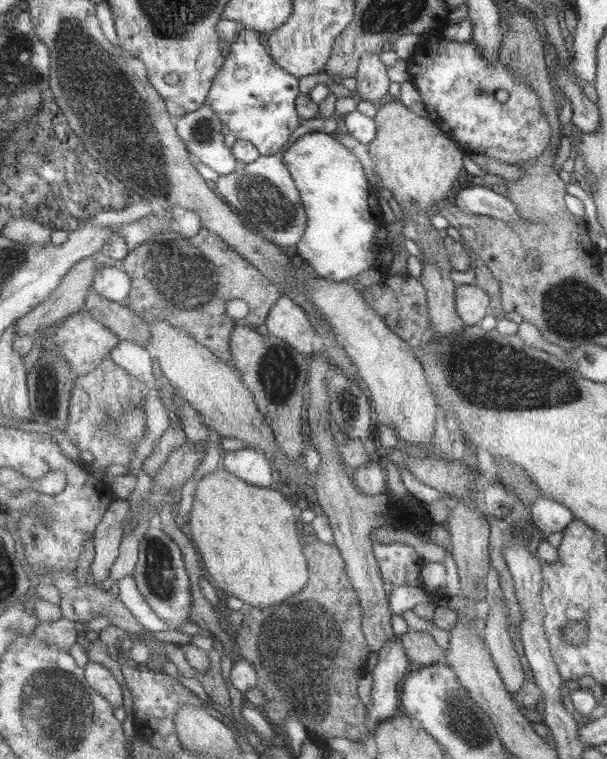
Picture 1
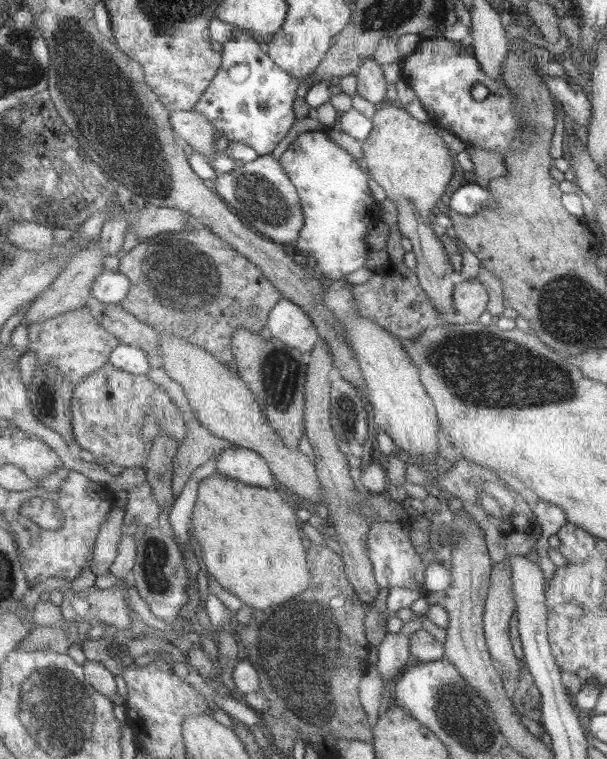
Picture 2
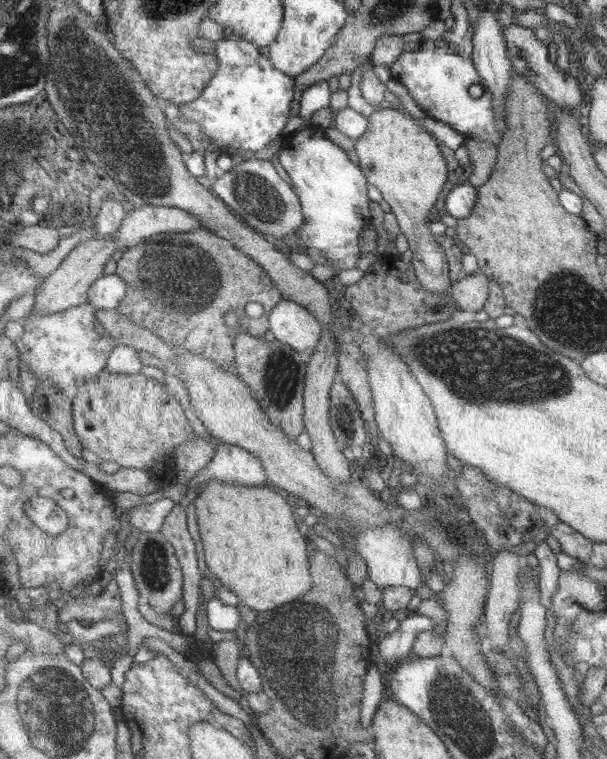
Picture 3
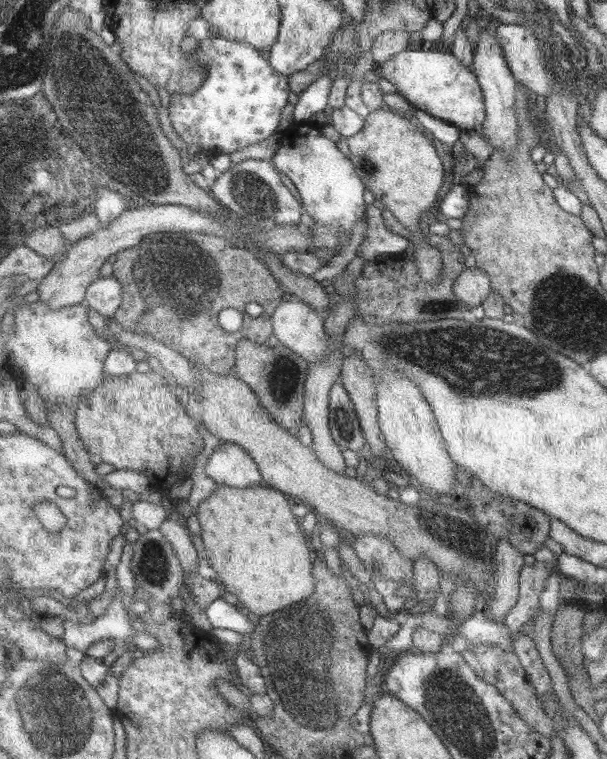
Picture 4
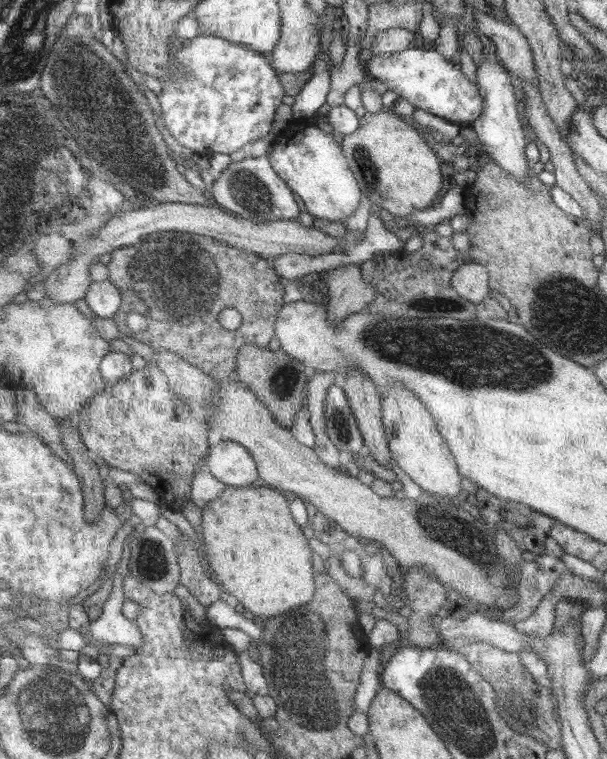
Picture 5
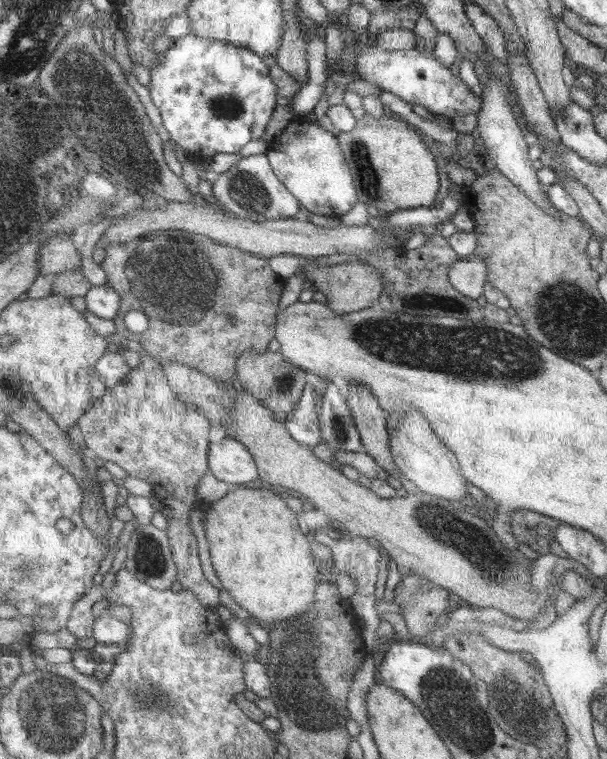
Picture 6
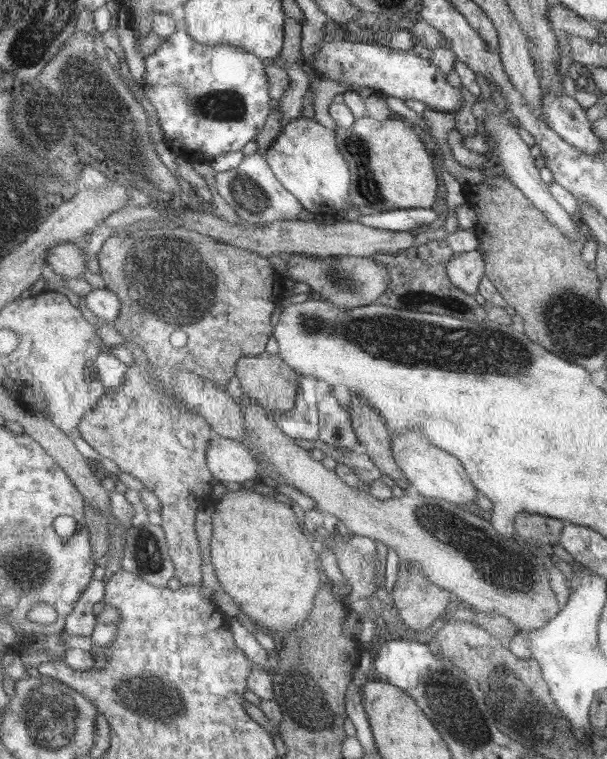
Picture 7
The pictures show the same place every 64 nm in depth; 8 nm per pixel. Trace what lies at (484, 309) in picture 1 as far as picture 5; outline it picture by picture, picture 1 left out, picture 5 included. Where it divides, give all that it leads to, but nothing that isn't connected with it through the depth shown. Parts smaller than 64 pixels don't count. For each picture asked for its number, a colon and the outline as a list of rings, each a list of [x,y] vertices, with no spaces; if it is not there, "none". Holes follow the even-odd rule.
2: [[[477,278],[471,282],[459,280],[459,286],[455,288],[455,308],[467,318],[469,324],[477,324],[477,320],[485,314],[487,306],[489,292],[481,282],[477,282]]]
3: [[[483,272],[475,276],[461,276],[455,286],[451,288],[451,298],[453,298],[453,308],[461,312],[473,312],[477,314],[479,310],[485,308],[489,300],[489,282]]]
4: [[[471,268],[471,270],[465,270],[455,280],[455,286],[451,290],[471,310],[471,308],[481,306],[489,298],[493,290],[493,280],[485,270]]]
5: [[[465,264],[461,266],[455,276],[453,276],[453,290],[473,302],[473,304],[481,304],[489,294],[491,294],[491,274],[489,268],[483,264]]]

